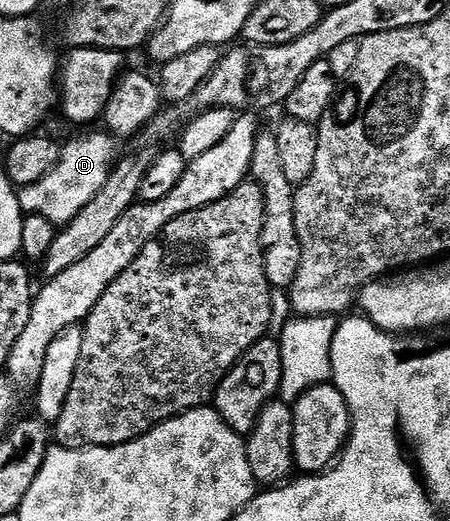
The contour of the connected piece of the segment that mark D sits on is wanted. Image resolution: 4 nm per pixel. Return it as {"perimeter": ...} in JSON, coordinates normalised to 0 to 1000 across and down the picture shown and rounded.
{"perimeter":[[[229,253],[196,257],[144,274],[133,307],[116,330],[98,345],[42,363],[40,382],[49,407],[56,413],[89,415],[122,434],[140,434],[162,422],[238,349],[258,309],[249,271],[251,263]]]}

